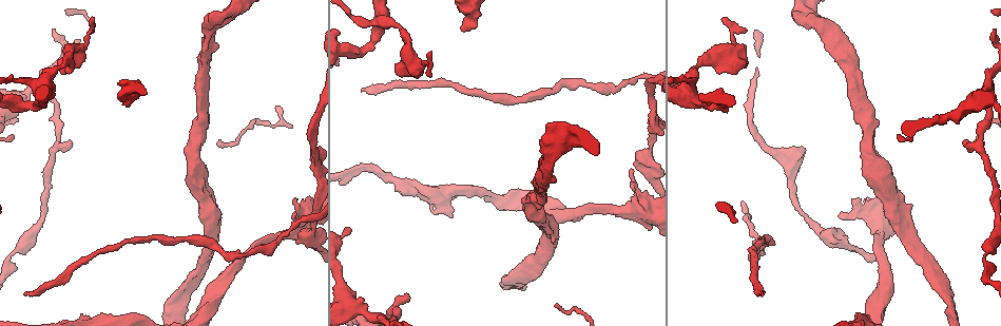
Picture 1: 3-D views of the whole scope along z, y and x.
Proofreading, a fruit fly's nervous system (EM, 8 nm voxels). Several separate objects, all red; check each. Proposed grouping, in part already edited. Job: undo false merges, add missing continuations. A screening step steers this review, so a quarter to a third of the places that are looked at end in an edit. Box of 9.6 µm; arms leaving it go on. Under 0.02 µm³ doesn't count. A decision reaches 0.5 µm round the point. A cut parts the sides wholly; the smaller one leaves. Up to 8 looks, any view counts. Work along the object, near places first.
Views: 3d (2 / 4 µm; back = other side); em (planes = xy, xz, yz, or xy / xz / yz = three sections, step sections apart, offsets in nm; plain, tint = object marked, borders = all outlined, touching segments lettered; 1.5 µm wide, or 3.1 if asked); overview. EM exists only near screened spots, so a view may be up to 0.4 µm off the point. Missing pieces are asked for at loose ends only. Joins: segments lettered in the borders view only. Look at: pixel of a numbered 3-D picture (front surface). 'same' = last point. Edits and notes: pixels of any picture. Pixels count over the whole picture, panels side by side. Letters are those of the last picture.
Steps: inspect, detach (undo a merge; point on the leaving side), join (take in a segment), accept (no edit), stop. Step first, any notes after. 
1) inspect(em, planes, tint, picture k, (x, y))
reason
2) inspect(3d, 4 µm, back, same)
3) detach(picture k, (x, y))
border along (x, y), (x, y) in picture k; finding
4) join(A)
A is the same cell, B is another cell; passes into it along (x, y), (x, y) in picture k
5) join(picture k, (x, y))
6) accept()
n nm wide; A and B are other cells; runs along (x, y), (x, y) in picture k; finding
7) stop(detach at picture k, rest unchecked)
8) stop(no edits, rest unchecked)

inspect(em, planes, plain, picture 1, (349, 227))
an open end

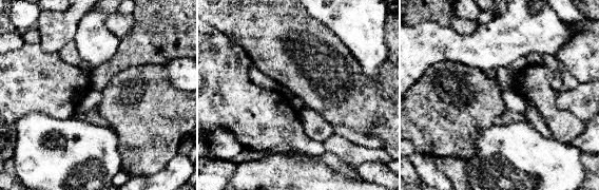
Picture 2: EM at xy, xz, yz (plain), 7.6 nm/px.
inspect(em, planes, borders, same)

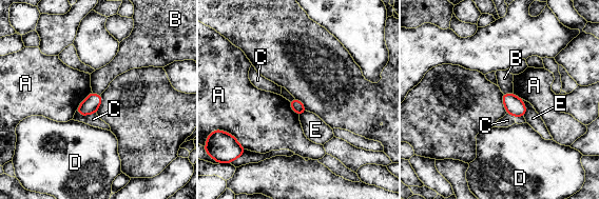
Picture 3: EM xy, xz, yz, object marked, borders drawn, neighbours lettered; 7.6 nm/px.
accept()
A touches over 190 nm; A, B, C, D and E are other cells; border along (503, 93), (513, 94) in picture 3; none of them fits

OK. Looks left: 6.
inspect(em, xz, step 4, borders, picture 1, (350, 309))
thick turns thin

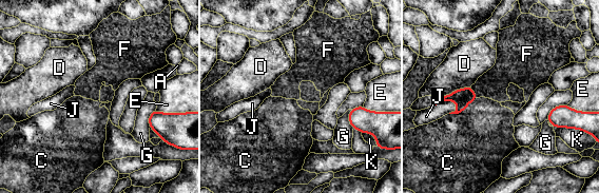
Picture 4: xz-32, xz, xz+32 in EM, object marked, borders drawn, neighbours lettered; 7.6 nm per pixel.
accept()
A, C, D, E, F, G, J and K are other cells; border along (470, 87), (479, 97) in picture 4; all the same neuron

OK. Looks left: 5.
inspect(3d, 4 µm, picture 1, (758, 294))
an open end

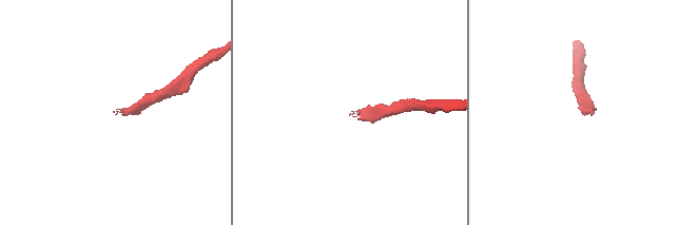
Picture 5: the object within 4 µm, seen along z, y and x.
inspect(em, planes, borders, picture 5, (585, 111))
need the tissue

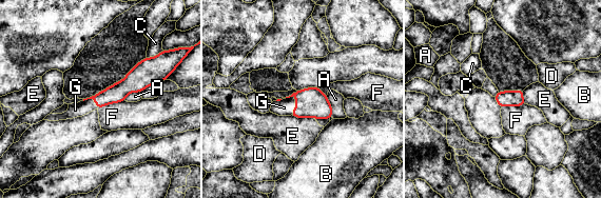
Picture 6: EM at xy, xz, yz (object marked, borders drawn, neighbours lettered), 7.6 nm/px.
join(G)
120 nm wide; G is the same cell, A, B, C, D, E and F are other cells; passes into it along (311, 102), (296, 105), (284, 107) in picture 6; the neuron continues

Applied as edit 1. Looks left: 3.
stop(join at picture 6, rest unchecked)

